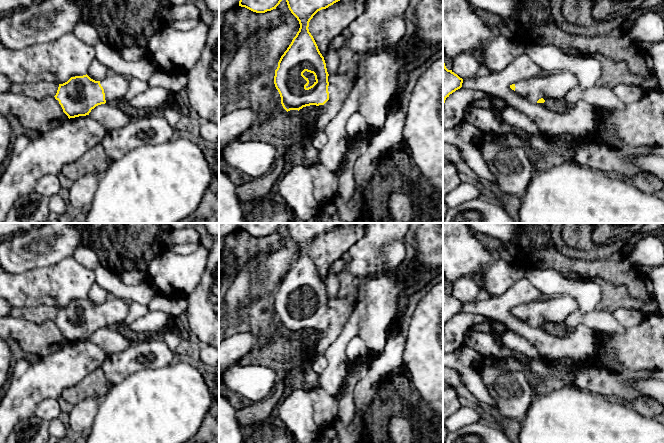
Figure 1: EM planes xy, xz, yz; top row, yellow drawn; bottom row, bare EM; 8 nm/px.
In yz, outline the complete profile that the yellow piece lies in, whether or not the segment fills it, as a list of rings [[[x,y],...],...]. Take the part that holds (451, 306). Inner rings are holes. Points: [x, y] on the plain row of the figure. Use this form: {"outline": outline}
{"outline": [[[443,286],[443,330],[447,321],[462,311],[463,303],[448,294]]]}

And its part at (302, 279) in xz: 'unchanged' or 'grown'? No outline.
grown

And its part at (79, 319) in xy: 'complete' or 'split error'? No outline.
split error

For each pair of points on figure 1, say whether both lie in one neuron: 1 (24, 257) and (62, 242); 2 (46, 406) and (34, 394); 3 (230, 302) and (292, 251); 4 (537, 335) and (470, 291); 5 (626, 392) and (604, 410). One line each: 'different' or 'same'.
1: same
2: different
3: different
4: different
5: different

